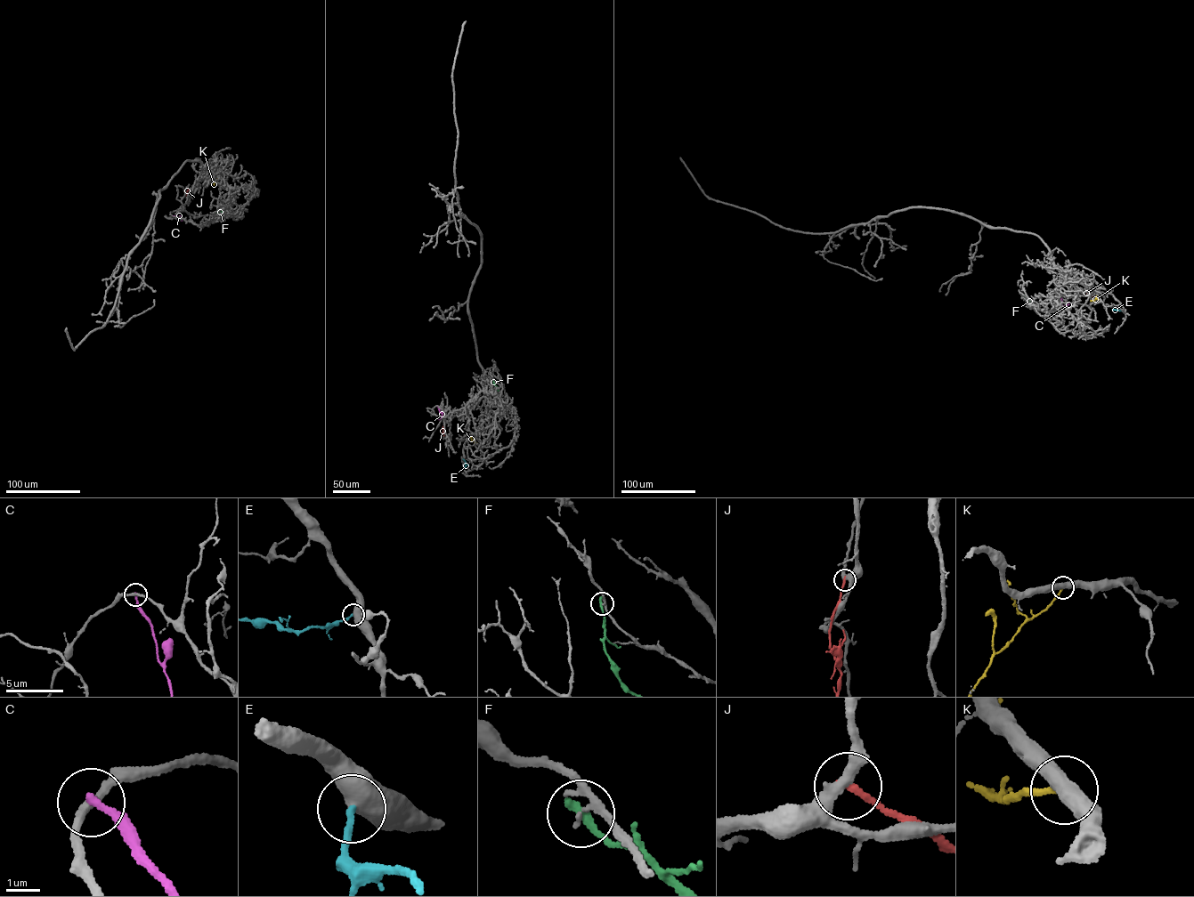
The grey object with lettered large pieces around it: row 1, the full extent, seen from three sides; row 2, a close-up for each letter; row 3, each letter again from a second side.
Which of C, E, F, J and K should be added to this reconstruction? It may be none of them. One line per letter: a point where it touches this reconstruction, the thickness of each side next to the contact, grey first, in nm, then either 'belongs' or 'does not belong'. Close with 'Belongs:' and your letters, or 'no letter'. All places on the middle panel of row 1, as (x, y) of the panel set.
C: (437, 405) | 240/220 nm | does not belong
E: (463, 468) | 550/180 nm | belongs
F: (493, 380) | 150/280 nm | does not belong
J: (443, 424) | 320/200 nm | does not belong
K: (477, 444) | 480/180 nm | does not belong
Belongs: E

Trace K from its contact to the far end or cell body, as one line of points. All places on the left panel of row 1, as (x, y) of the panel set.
K: (221, 173), (214, 185)

